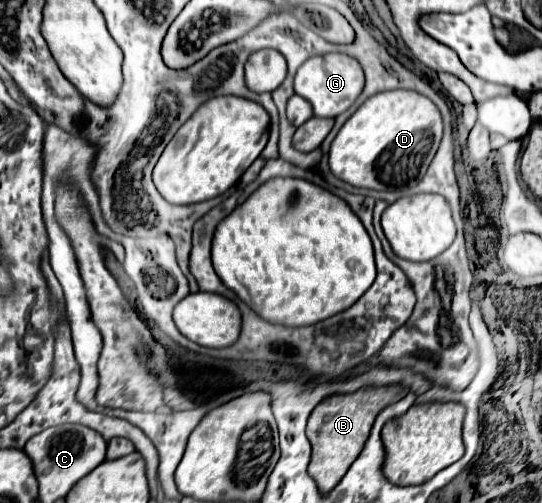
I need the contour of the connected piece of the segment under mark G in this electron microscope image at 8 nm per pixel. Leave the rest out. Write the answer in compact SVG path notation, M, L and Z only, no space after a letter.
M325 53L307 59L295 75L295 93L305 97L313 105L317 117L337 117L347 111L355 99L361 95L365 85L365 73L361 63L355 57L345 53Z

